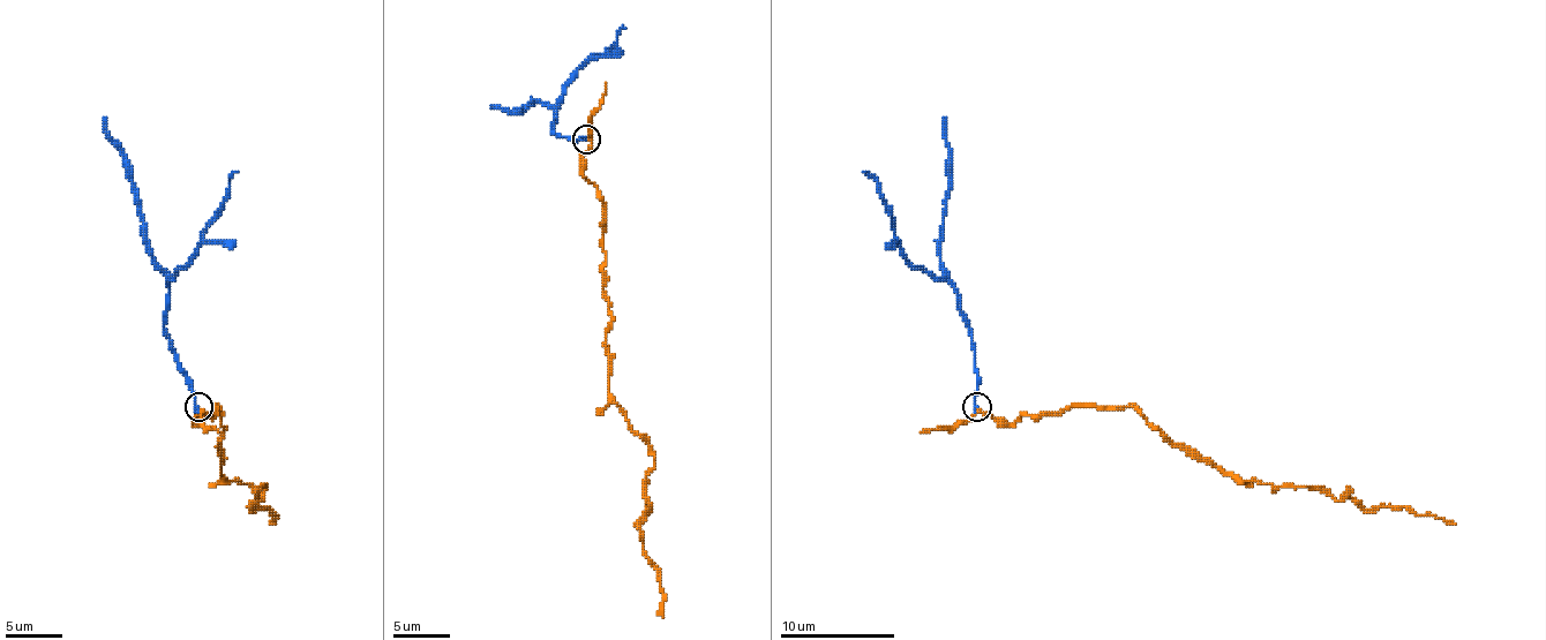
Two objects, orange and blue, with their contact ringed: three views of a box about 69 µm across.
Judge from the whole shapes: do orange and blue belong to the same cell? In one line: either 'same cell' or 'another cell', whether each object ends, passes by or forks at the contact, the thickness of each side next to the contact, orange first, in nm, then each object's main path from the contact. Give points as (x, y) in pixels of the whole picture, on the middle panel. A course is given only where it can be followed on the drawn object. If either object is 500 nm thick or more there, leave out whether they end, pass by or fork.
another cell; orange passes by; blue ends; calibres 150 and 220 nm; course orange (585, 140), (583, 174), (602, 203), (608, 394), (654, 457), (639, 528), (643, 555), (660, 580), (662, 617); course blue (585, 140), (557, 134), (552, 128), (557, 114), (542, 103), (519, 111), (490, 105)

